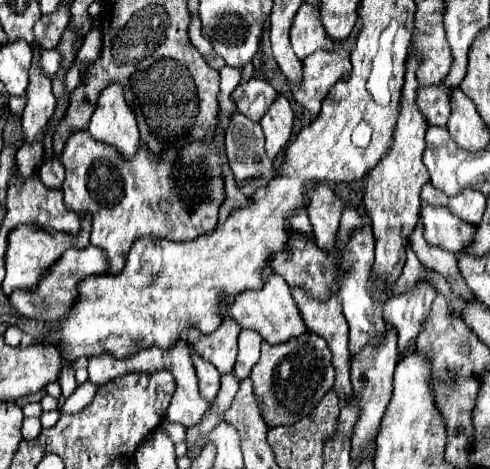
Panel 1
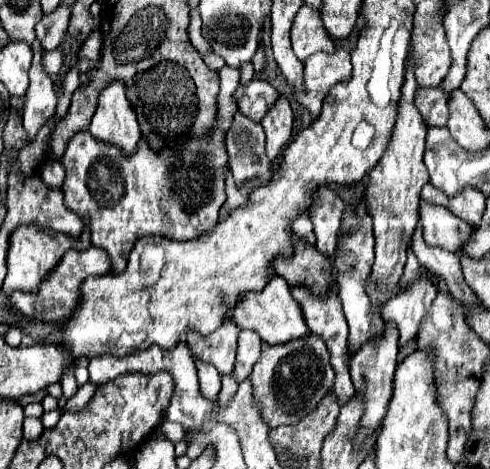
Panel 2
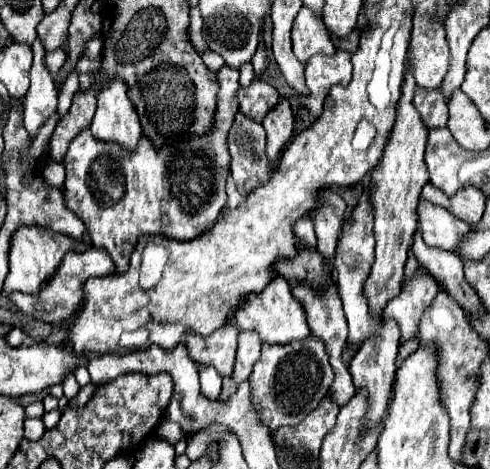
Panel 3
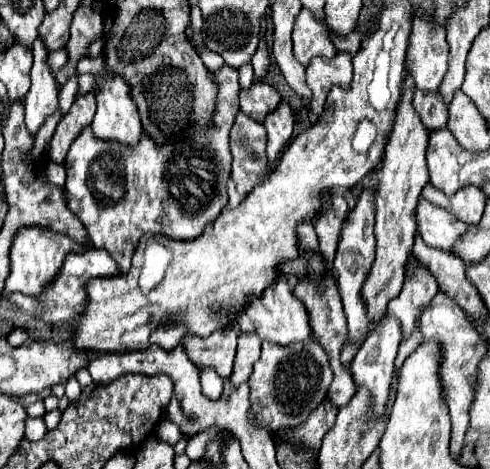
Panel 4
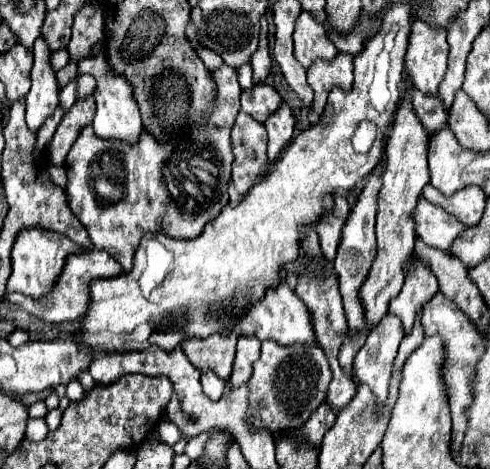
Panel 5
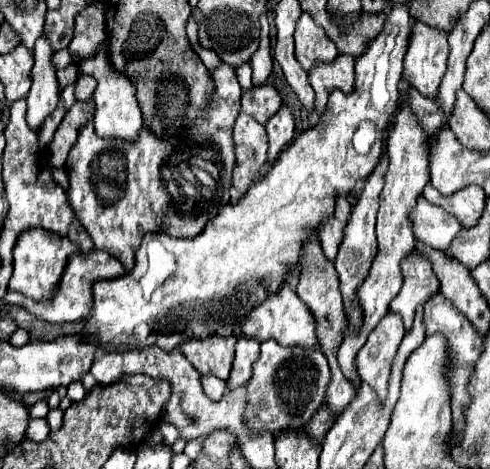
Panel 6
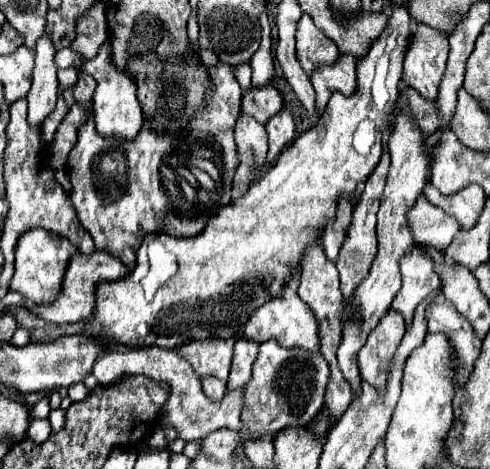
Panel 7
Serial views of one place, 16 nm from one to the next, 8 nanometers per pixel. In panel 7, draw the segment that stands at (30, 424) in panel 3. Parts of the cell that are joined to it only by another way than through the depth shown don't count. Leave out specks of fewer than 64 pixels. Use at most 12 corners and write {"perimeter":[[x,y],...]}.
{"perimeter":[[30,420],[26,436],[44,442],[50,434],[48,420]]}

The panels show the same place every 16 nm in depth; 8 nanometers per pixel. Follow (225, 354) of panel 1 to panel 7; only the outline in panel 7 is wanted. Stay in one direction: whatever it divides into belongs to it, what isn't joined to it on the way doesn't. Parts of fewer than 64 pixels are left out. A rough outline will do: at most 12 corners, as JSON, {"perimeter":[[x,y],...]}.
{"perimeter":[[234,338],[180,346],[198,376],[228,378]]}

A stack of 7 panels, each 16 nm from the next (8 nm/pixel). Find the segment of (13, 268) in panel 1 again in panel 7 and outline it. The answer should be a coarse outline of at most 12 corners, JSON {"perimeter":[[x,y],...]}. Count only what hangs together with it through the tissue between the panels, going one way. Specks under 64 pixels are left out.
{"perimeter":[[44,228],[14,250],[10,290],[52,302],[78,248]]}

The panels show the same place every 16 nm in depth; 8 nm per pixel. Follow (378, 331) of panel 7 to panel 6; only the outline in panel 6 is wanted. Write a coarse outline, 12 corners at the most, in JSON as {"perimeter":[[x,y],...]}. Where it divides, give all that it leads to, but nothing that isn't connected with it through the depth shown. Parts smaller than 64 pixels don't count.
{"perimeter":[[386,314],[356,356],[360,382],[380,400],[404,338],[400,316]]}

